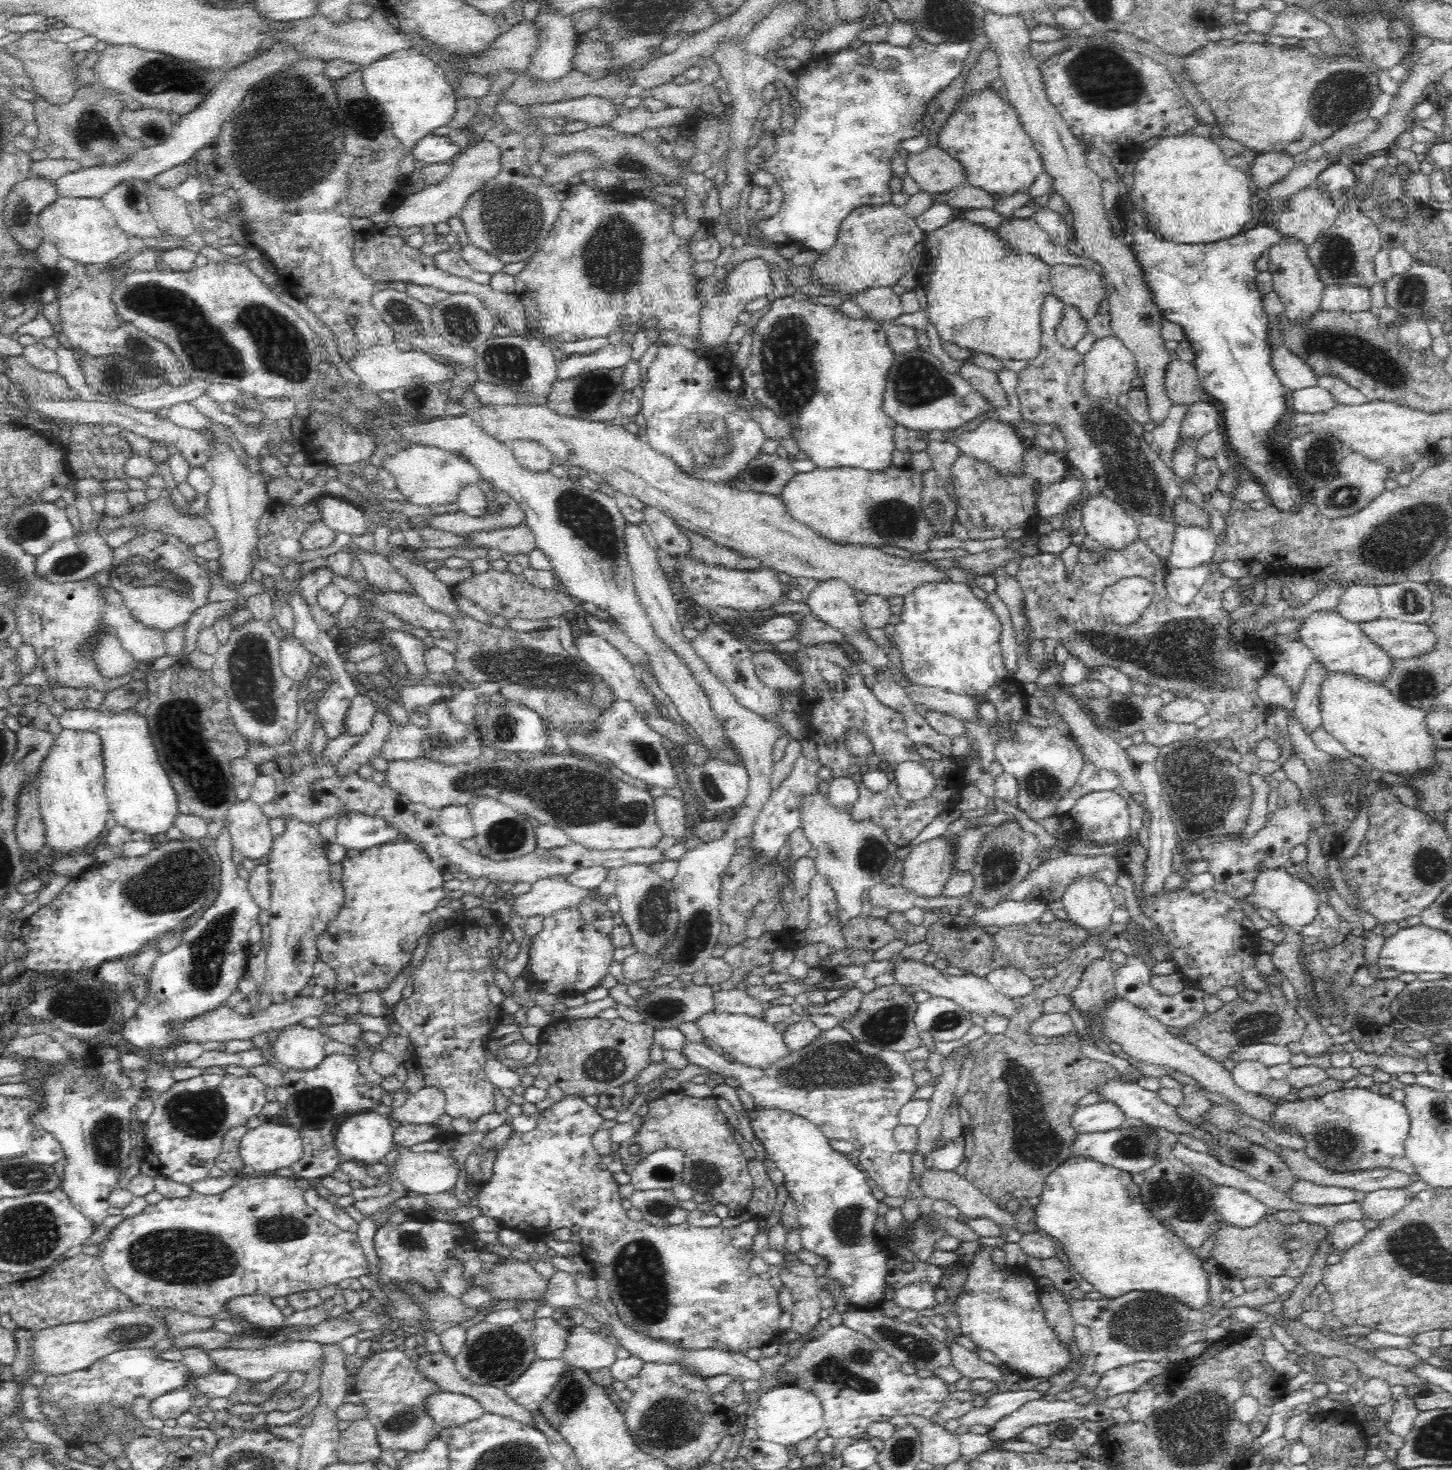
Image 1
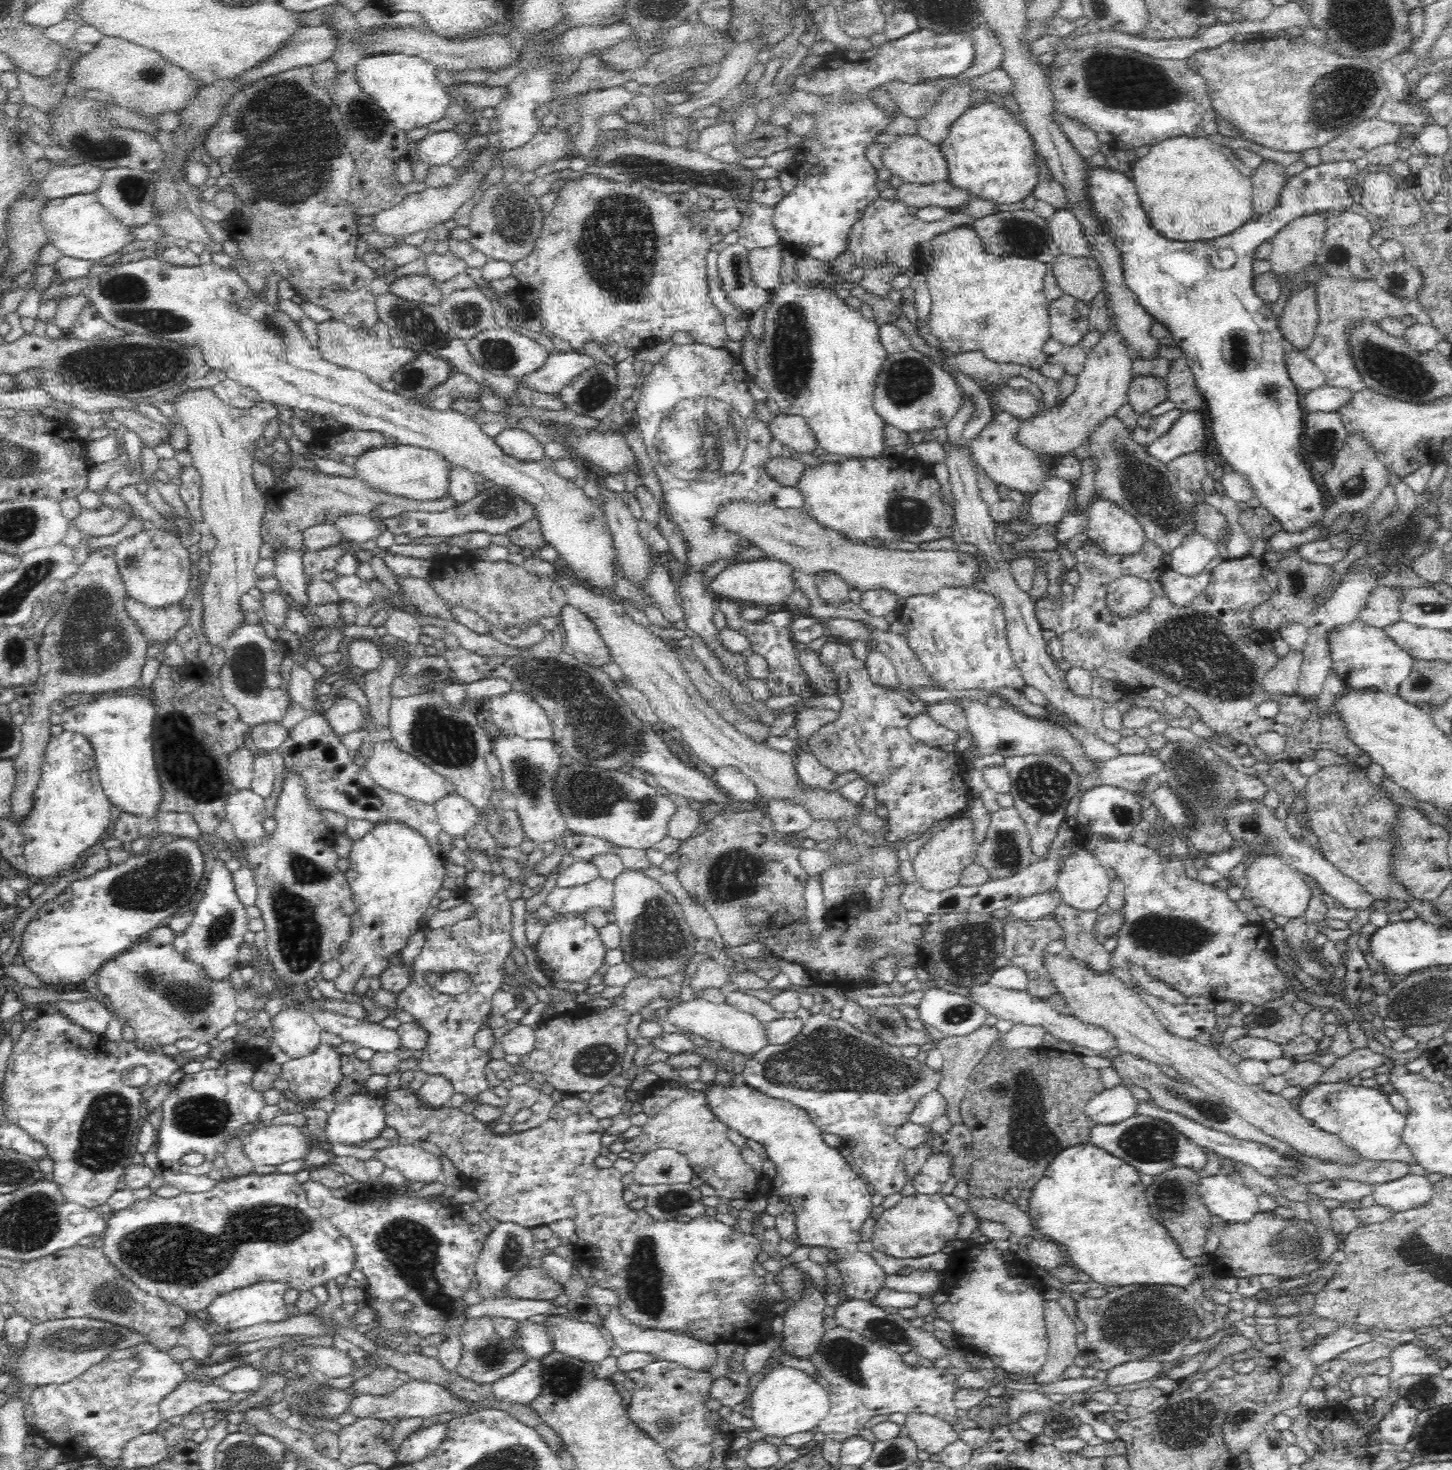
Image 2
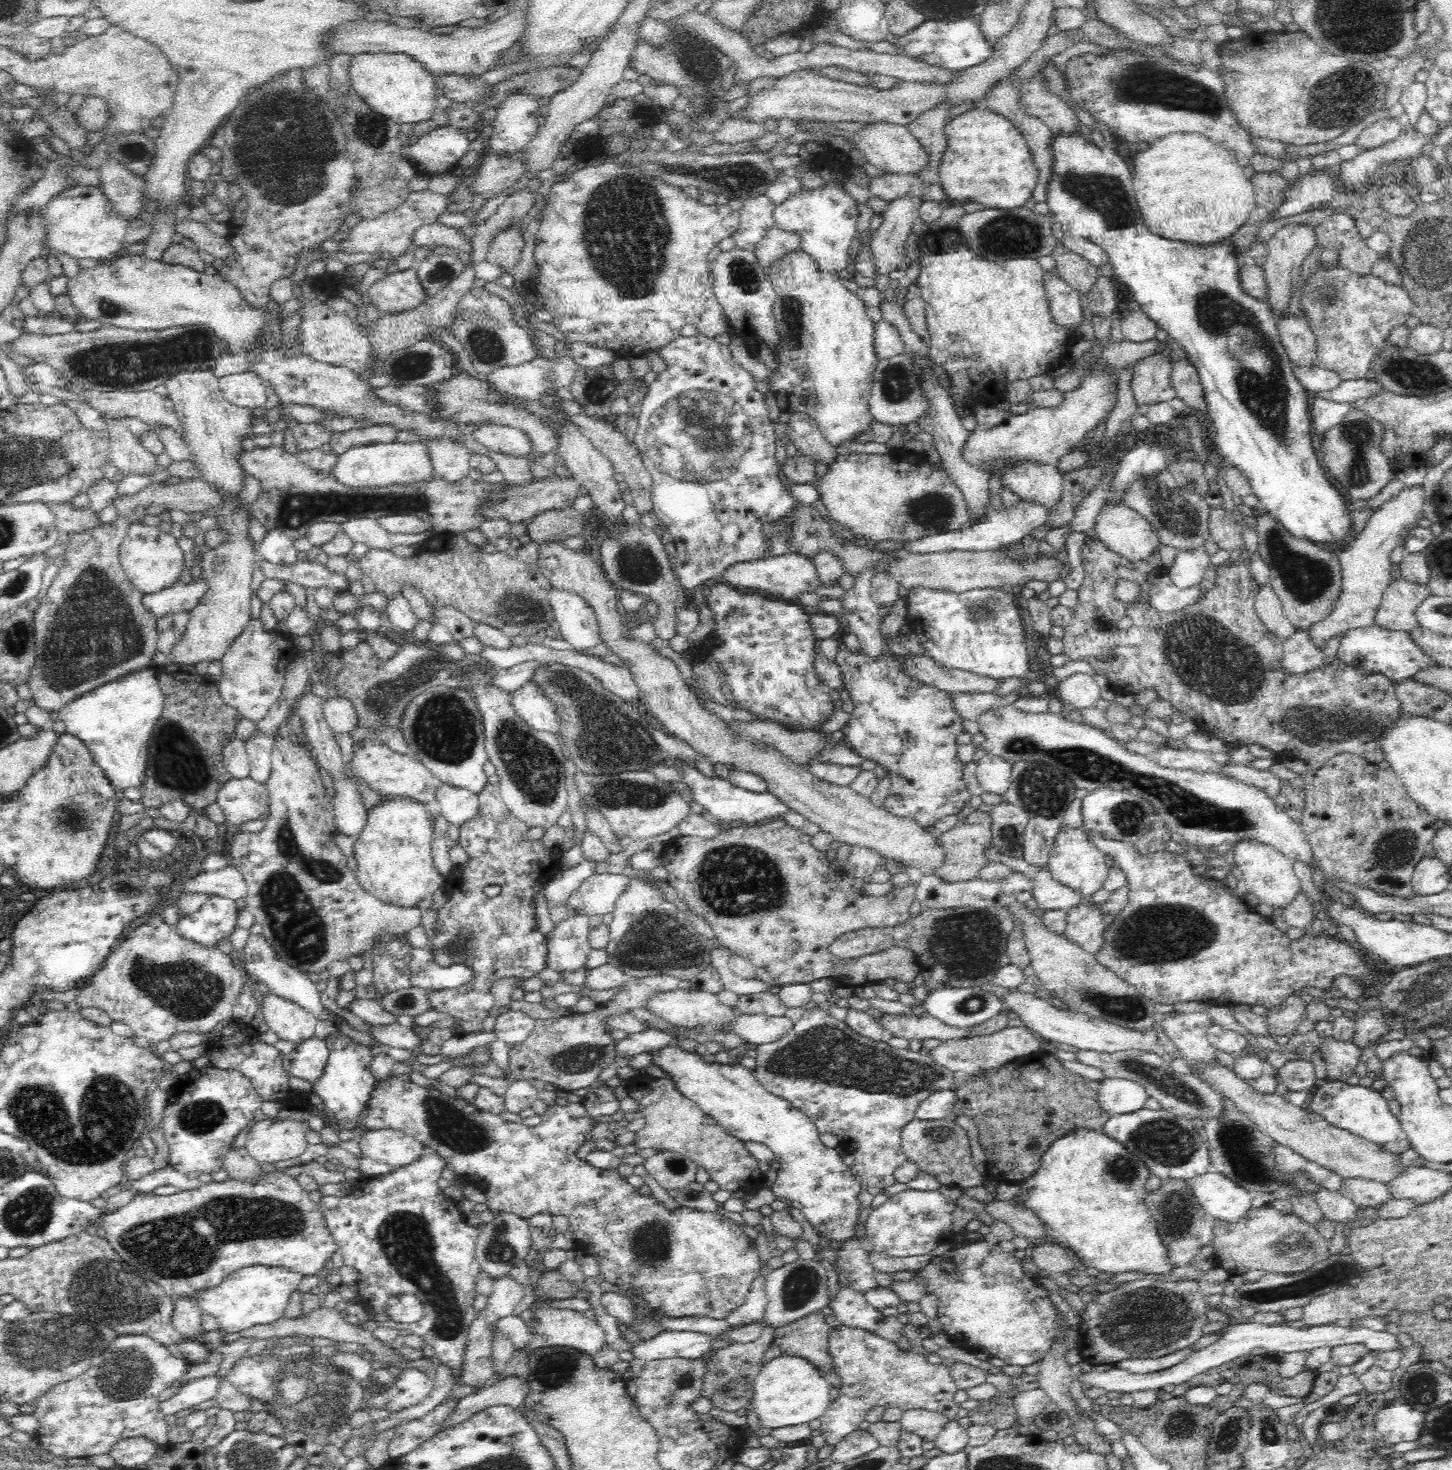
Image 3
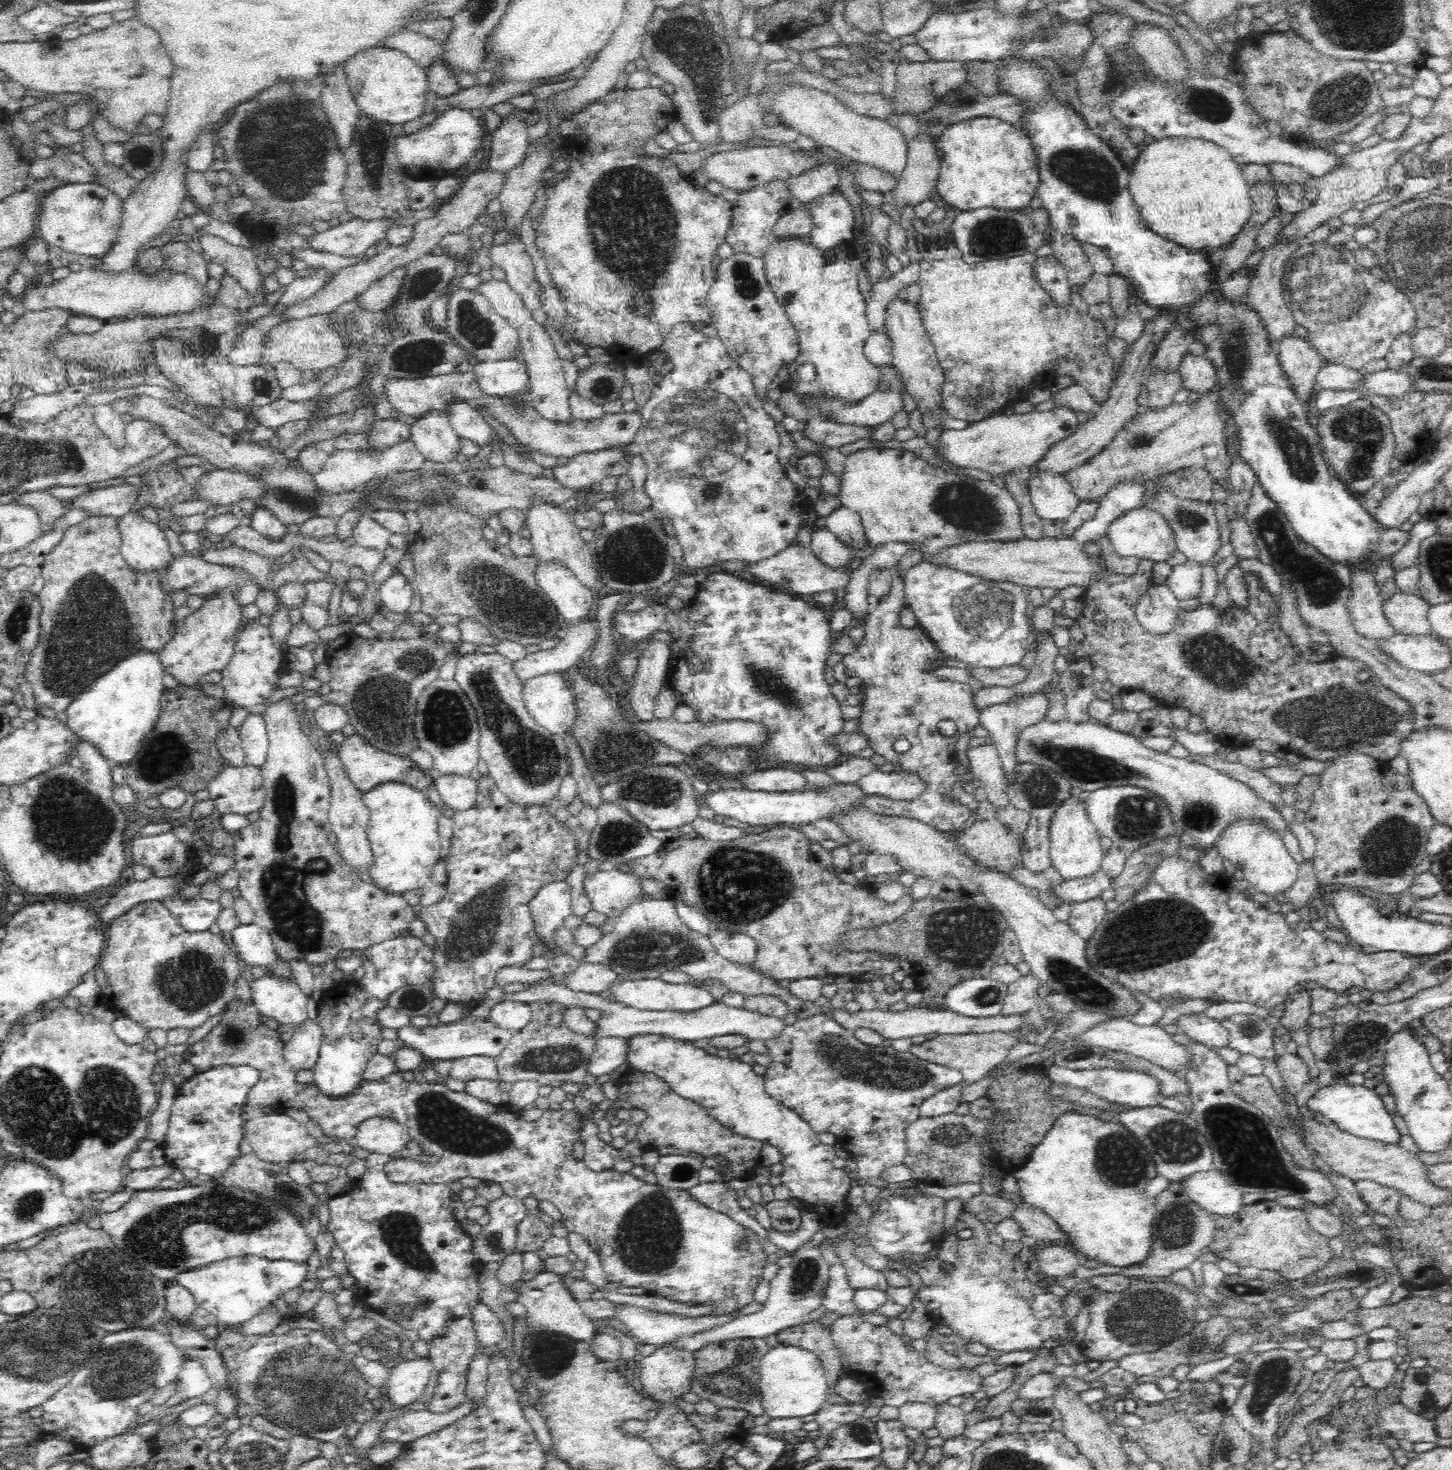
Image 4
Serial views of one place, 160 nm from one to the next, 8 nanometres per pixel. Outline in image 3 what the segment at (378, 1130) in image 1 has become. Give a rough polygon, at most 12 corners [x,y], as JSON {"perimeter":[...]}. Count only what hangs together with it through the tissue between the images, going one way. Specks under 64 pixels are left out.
{"perimeter":[[328,1036],[329,1061],[313,1092],[340,1129],[369,1114],[378,1082],[368,1046]]}

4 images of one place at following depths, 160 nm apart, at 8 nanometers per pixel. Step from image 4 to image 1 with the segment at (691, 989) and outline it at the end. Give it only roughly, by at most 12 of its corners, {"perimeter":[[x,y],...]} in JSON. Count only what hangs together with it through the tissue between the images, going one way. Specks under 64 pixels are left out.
{"perimeter":[[711,1013],[697,1025],[734,1061],[768,1070],[791,1056],[761,1018]]}

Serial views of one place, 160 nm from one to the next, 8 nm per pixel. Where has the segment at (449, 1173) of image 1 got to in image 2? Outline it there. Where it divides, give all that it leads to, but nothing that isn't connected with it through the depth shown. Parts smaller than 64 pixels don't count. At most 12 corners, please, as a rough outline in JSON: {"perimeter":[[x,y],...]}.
{"perimeter":[[411,1142],[374,1157],[407,1182],[444,1181],[440,1158]]}

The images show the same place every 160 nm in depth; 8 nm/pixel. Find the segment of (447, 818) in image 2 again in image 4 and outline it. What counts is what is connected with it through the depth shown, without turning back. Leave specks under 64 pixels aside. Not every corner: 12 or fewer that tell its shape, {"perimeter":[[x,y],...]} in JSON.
{"perimeter":[[435,777],[436,790],[454,812],[474,808],[478,784],[469,777]]}

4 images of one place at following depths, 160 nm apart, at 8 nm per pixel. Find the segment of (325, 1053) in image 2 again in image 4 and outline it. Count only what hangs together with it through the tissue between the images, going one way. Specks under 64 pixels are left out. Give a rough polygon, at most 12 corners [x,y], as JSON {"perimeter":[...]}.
{"perimeter":[[308,1020],[282,1047],[295,1072],[320,1059],[322,1029]]}

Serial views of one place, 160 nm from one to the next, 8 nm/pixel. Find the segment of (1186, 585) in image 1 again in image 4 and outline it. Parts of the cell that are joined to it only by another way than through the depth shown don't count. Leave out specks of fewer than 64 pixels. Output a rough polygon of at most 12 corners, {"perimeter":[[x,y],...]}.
{"perimeter":[[1152,582],[1135,606],[1141,626],[1167,634],[1176,624],[1178,598]]}

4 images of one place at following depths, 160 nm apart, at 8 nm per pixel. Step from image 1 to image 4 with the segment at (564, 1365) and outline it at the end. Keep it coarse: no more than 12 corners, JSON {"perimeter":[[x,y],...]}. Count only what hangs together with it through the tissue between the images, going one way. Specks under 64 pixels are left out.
{"perimeter":[[466,1398],[443,1413],[408,1412],[382,1426],[381,1442],[404,1444],[472,1414]]}

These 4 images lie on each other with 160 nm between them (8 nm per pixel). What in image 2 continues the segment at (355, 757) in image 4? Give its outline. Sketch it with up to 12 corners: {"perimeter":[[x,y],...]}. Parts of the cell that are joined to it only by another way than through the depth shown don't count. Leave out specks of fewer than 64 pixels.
{"perimeter":[[393,741],[373,743],[363,767],[382,788],[433,805],[452,780]]}

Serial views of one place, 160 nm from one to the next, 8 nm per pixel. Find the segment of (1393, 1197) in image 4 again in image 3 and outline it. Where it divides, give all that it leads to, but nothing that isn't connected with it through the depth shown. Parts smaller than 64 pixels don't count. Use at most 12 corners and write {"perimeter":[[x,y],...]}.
{"perimeter":[[1342,1179],[1339,1189],[1359,1208],[1377,1208],[1391,1199],[1376,1180]]}

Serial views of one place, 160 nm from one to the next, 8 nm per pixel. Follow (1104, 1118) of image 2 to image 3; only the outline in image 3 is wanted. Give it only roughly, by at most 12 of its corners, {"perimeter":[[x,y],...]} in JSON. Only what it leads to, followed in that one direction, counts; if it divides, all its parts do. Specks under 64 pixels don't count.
{"perimeter":[[1106,1077],[1097,1102],[1112,1117],[1136,1113],[1149,1097],[1135,1082]]}

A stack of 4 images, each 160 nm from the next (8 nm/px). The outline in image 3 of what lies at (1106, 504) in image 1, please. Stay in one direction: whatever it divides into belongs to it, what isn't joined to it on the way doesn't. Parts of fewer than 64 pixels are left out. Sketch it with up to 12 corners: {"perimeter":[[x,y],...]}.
{"perimeter":[[1106,504],[1093,528],[1102,545],[1130,562],[1161,546],[1148,522]]}

